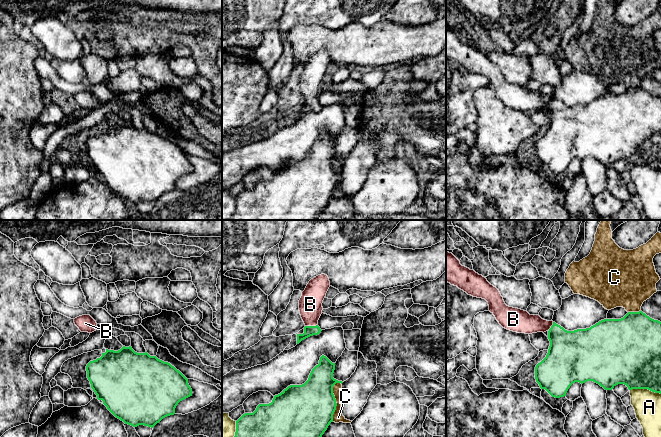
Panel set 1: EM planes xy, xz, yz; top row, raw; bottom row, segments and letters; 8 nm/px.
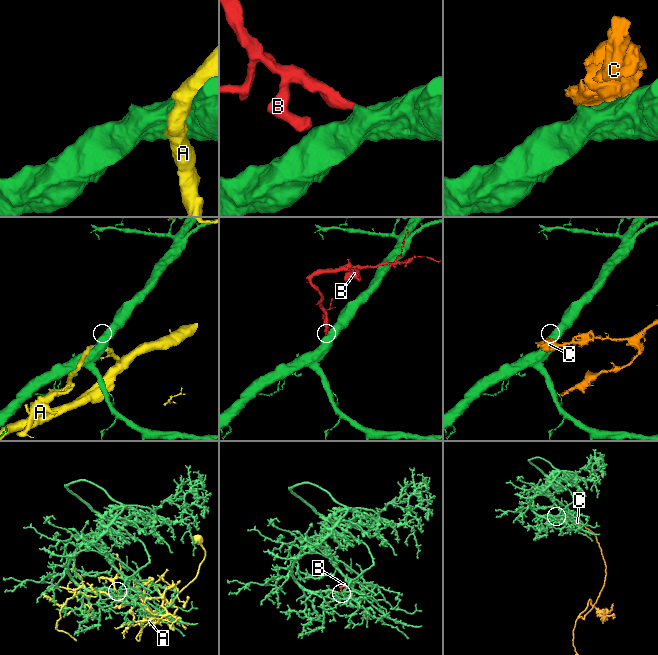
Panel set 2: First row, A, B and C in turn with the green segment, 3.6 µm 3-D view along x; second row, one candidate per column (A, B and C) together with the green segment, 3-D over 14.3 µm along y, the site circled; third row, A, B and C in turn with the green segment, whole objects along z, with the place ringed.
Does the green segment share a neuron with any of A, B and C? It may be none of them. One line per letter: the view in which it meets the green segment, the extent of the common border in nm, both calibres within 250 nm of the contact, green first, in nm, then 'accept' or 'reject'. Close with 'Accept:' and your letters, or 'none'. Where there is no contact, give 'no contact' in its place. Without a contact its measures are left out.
A: yz | 260 nm | 440/220 nm | reject
B: xz | 110 nm | 80/190 nm | accept
C: xz | 320 nm | 420/80 nm | reject
Accept: B

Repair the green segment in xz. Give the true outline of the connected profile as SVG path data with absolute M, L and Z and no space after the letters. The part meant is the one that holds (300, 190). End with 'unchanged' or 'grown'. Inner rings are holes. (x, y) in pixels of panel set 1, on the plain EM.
M322 131L308 156L302 161L290 161L280 170L275 171L269 180L259 180L253 189L245 189L236 197L235 212L227 220L319 220L324 208L331 198L336 186L333 162L343 159L333 154L335 139Z; unchanged

